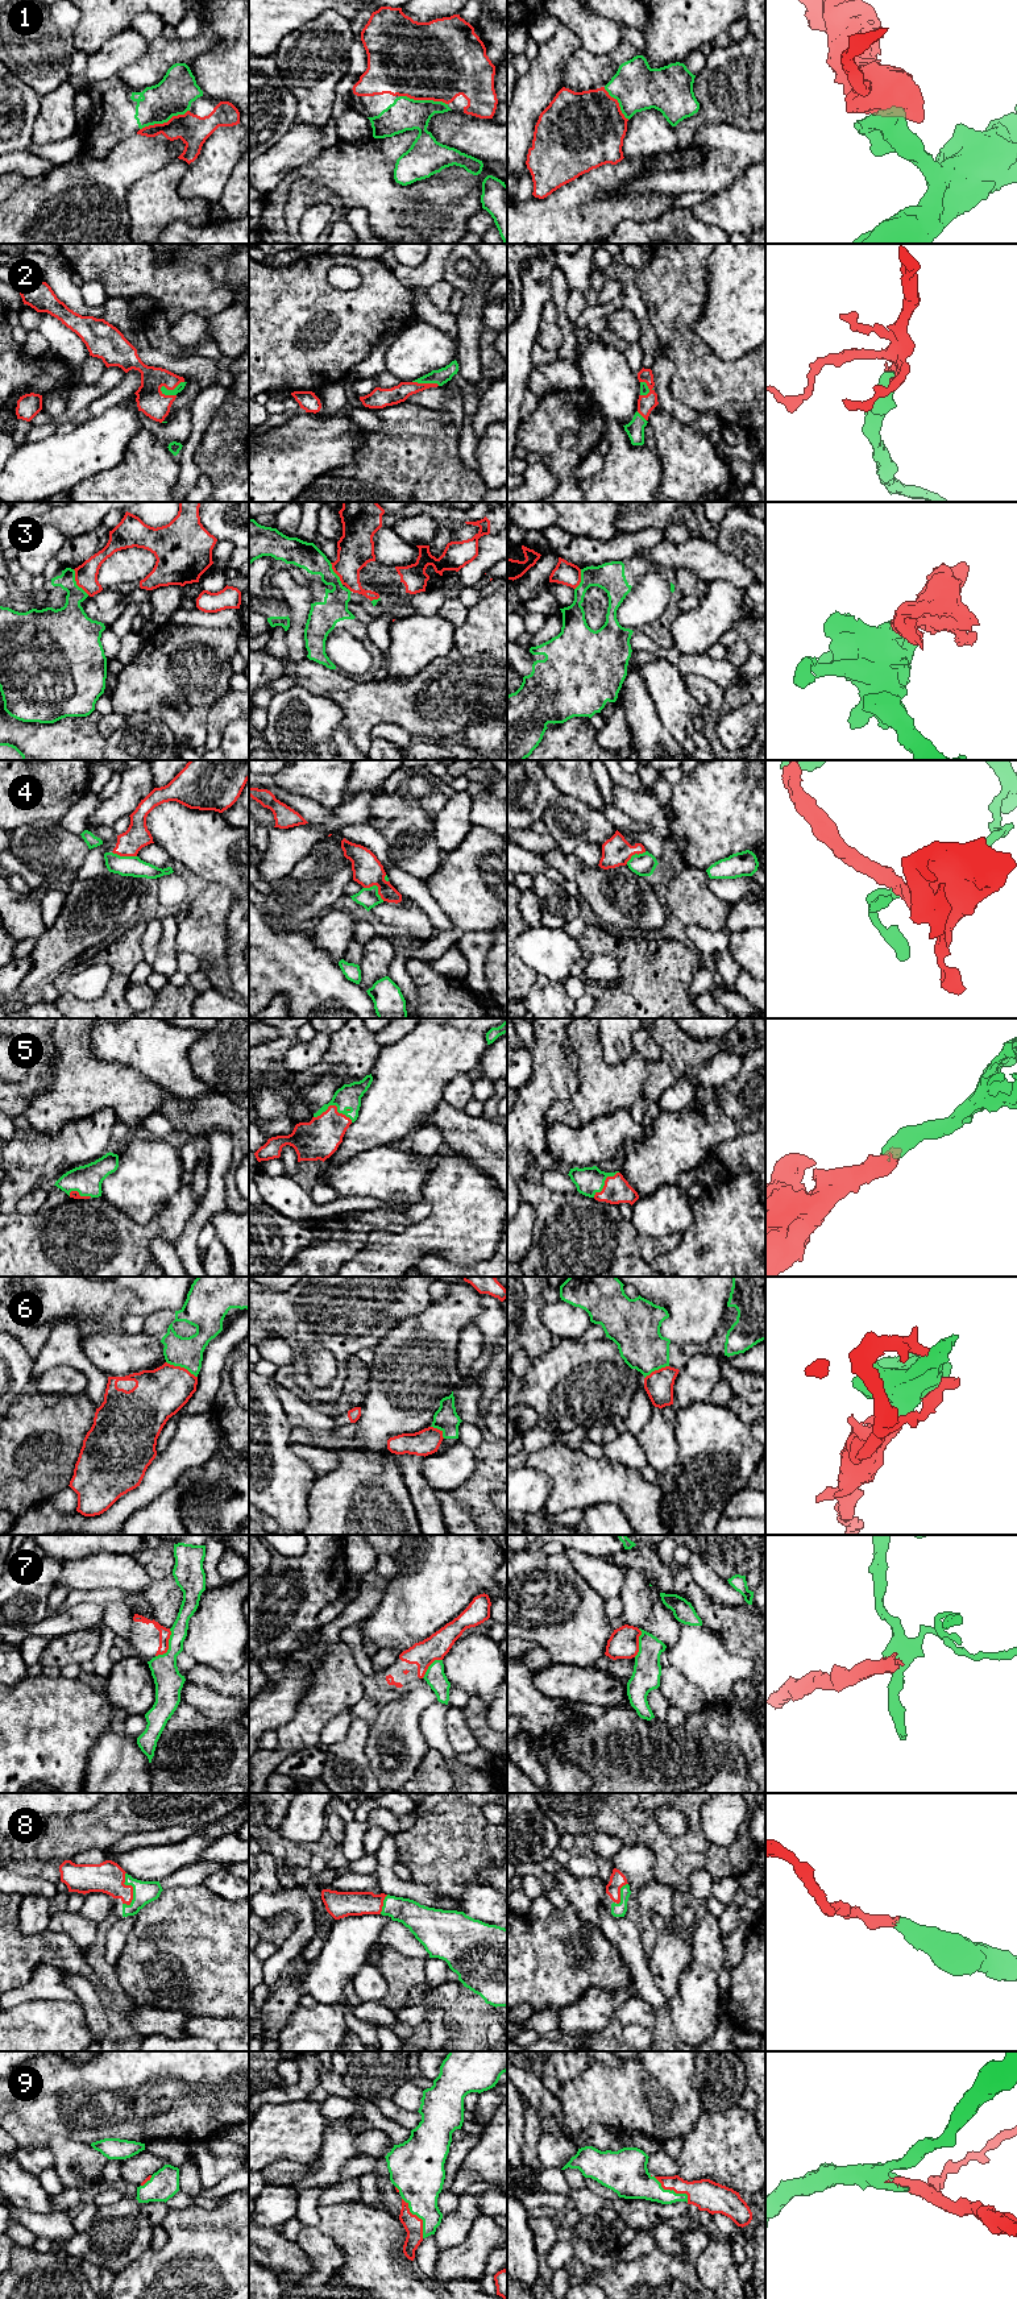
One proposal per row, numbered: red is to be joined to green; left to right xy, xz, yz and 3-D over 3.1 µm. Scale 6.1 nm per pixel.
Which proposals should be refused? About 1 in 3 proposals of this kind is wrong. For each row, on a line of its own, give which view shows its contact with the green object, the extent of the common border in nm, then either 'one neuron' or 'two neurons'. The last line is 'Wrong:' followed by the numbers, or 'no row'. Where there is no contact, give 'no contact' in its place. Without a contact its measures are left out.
1: xy | 320 nm | one neuron
2: xy | 160 nm | one neuron
3: xy | 190 nm | two neurons
4: xz | 150 nm | two neurons
5: xz | 240 nm | one neuron
6: xy | 220 nm | two neurons
7: xy | 200 nm | two neurons
8: xy | 200 nm | one neuron
9: xz | 280 nm | one neuron
Wrong: 3, 4, 6, 7

